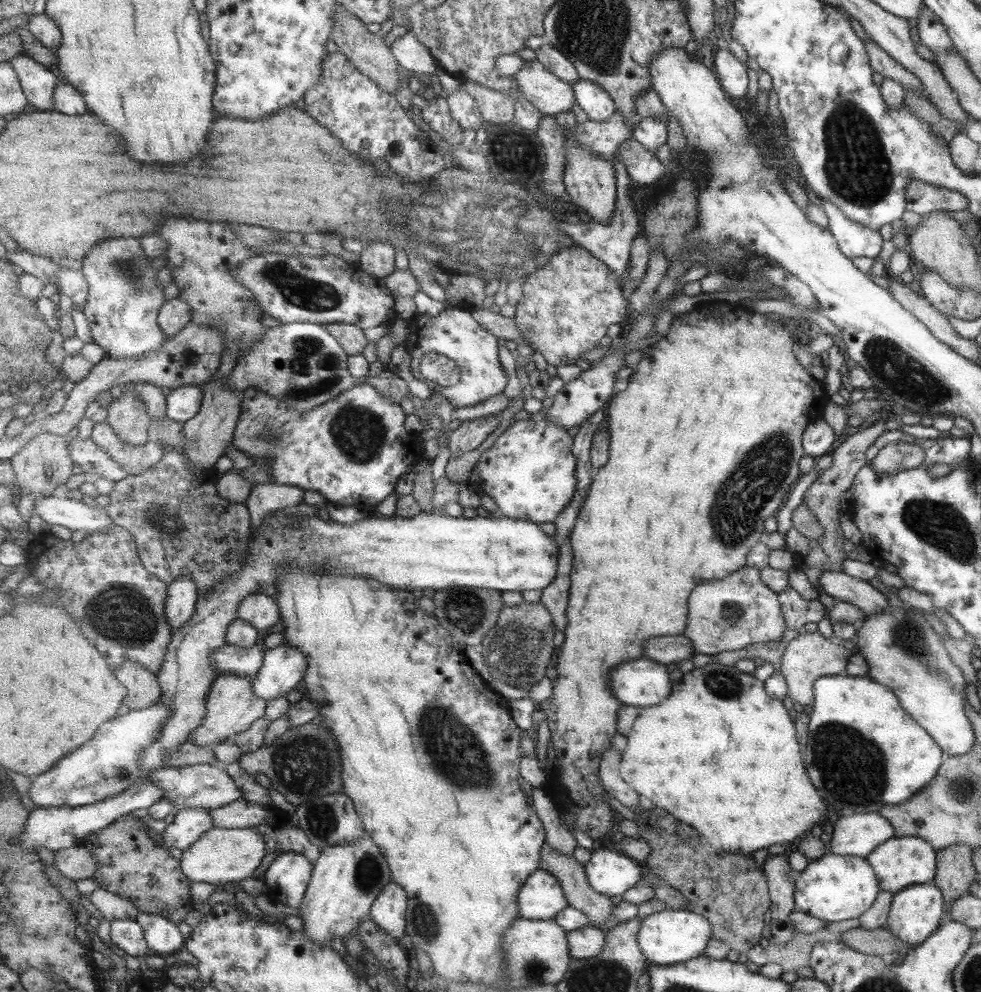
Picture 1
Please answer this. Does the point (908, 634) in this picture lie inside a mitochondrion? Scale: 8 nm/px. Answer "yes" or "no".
yes

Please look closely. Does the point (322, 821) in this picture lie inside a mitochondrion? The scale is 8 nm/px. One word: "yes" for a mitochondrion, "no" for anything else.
yes

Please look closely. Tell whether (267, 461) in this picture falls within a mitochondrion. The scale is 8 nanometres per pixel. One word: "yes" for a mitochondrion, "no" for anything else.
no

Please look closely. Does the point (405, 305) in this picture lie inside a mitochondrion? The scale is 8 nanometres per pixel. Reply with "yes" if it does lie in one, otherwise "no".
no

